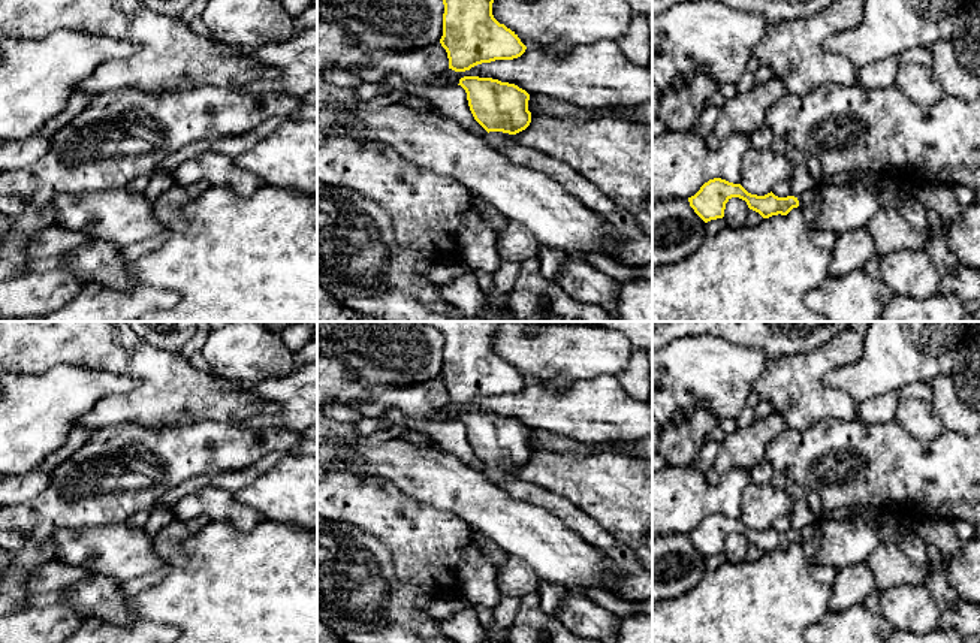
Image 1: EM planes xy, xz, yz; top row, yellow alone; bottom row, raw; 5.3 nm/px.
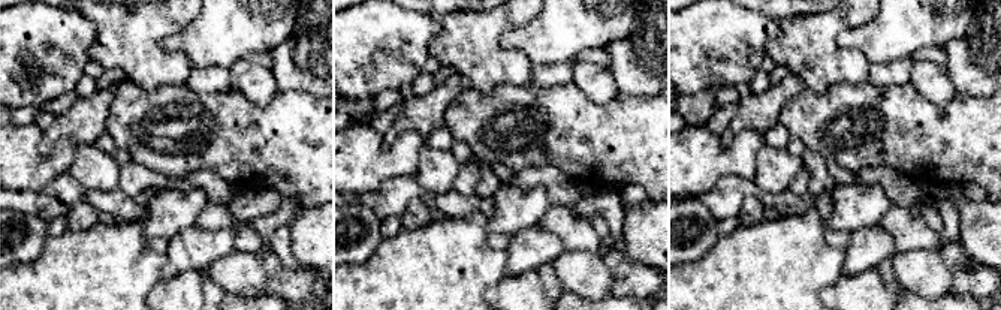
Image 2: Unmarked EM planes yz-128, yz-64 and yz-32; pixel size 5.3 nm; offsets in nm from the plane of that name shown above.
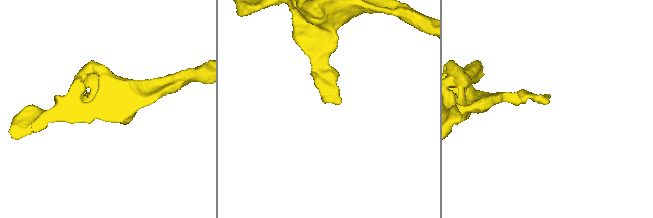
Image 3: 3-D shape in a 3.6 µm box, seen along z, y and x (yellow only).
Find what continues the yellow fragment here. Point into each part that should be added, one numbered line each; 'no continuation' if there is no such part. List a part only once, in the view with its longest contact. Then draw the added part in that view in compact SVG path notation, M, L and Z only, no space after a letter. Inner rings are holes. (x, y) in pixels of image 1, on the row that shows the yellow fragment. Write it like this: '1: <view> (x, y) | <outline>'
1: xz (636, 251) | M489 132L485 141L510 161L548 175L587 208L600 214L625 239L612 260L634 269L652 263L652 238L642 232L628 211L606 197L572 166L516 142L509 133Z

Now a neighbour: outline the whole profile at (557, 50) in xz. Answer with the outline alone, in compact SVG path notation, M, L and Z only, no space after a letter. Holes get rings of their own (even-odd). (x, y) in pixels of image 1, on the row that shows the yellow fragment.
M555 42L555 43L540 46L540 49L554 58L560 58L572 52L573 46L570 46L566 42Z

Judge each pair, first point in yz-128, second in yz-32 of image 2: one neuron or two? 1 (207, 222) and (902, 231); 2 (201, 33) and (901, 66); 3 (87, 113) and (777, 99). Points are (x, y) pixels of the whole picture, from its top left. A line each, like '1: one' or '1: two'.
1: one
2: two
3: one

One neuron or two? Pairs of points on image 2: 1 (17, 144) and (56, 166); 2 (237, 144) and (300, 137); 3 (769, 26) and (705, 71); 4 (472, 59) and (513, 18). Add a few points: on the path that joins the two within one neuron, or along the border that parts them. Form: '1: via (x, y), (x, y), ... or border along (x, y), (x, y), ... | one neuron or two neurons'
1: via (26, 153), (39, 166), (47, 166) | one neuron
2: via (252, 144), (285, 144) | one neuron
3: via (753, 30), (742, 33), (721, 54) | one neuron
4: via (479, 47), (501, 24) | one neuron

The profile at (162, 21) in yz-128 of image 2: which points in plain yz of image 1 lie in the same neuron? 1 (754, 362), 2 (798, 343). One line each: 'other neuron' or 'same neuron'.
1: other neuron
2: other neuron

